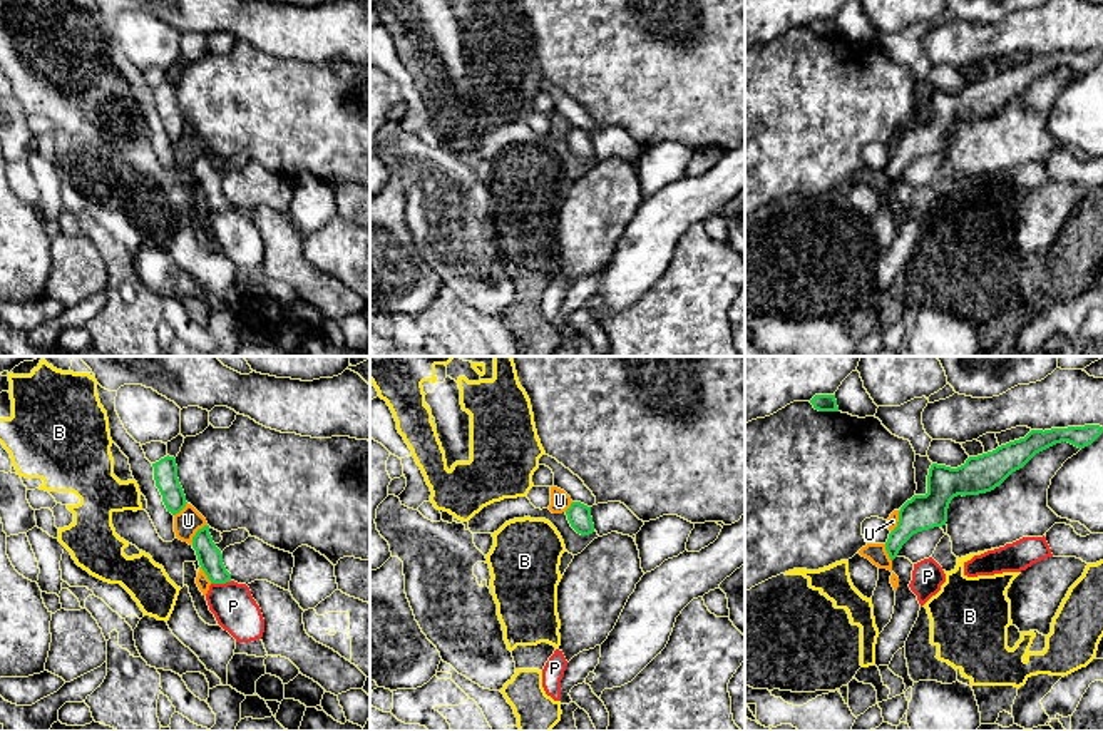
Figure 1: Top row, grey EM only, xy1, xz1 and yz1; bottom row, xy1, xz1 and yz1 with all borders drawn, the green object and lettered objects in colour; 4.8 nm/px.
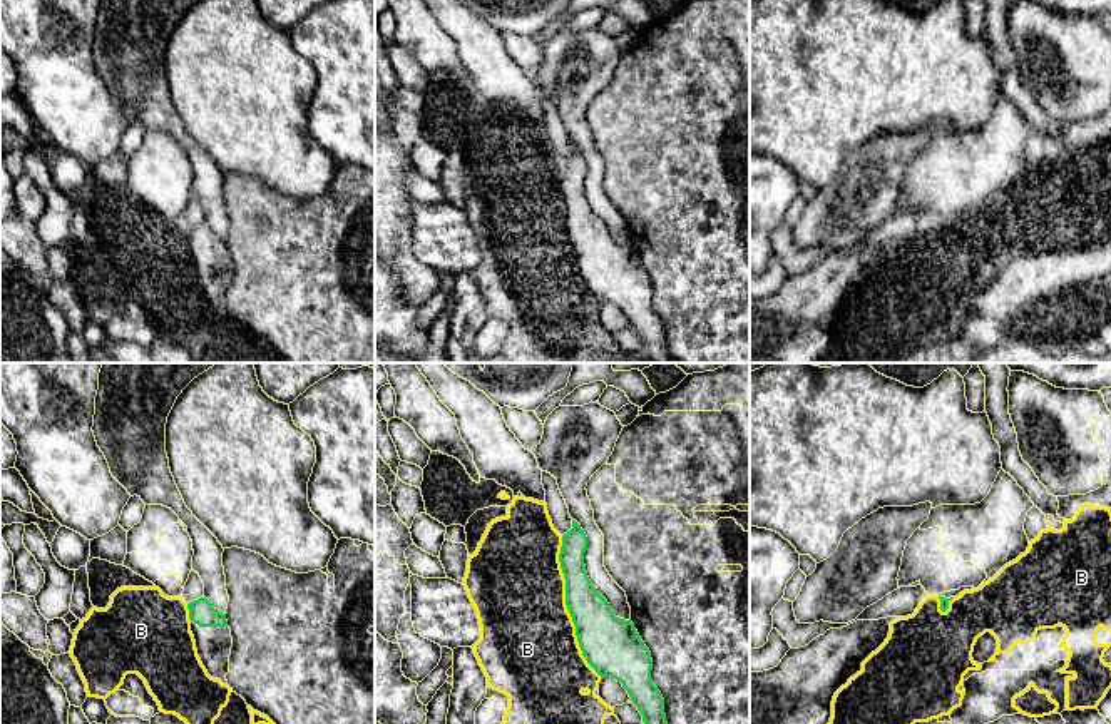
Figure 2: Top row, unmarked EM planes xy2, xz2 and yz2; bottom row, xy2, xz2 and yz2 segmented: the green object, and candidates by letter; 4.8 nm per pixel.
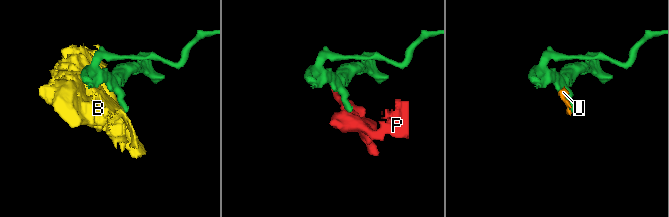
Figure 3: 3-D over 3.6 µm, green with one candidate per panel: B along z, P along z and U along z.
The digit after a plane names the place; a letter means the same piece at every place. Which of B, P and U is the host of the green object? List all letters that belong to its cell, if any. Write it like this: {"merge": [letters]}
{"merge": []}

